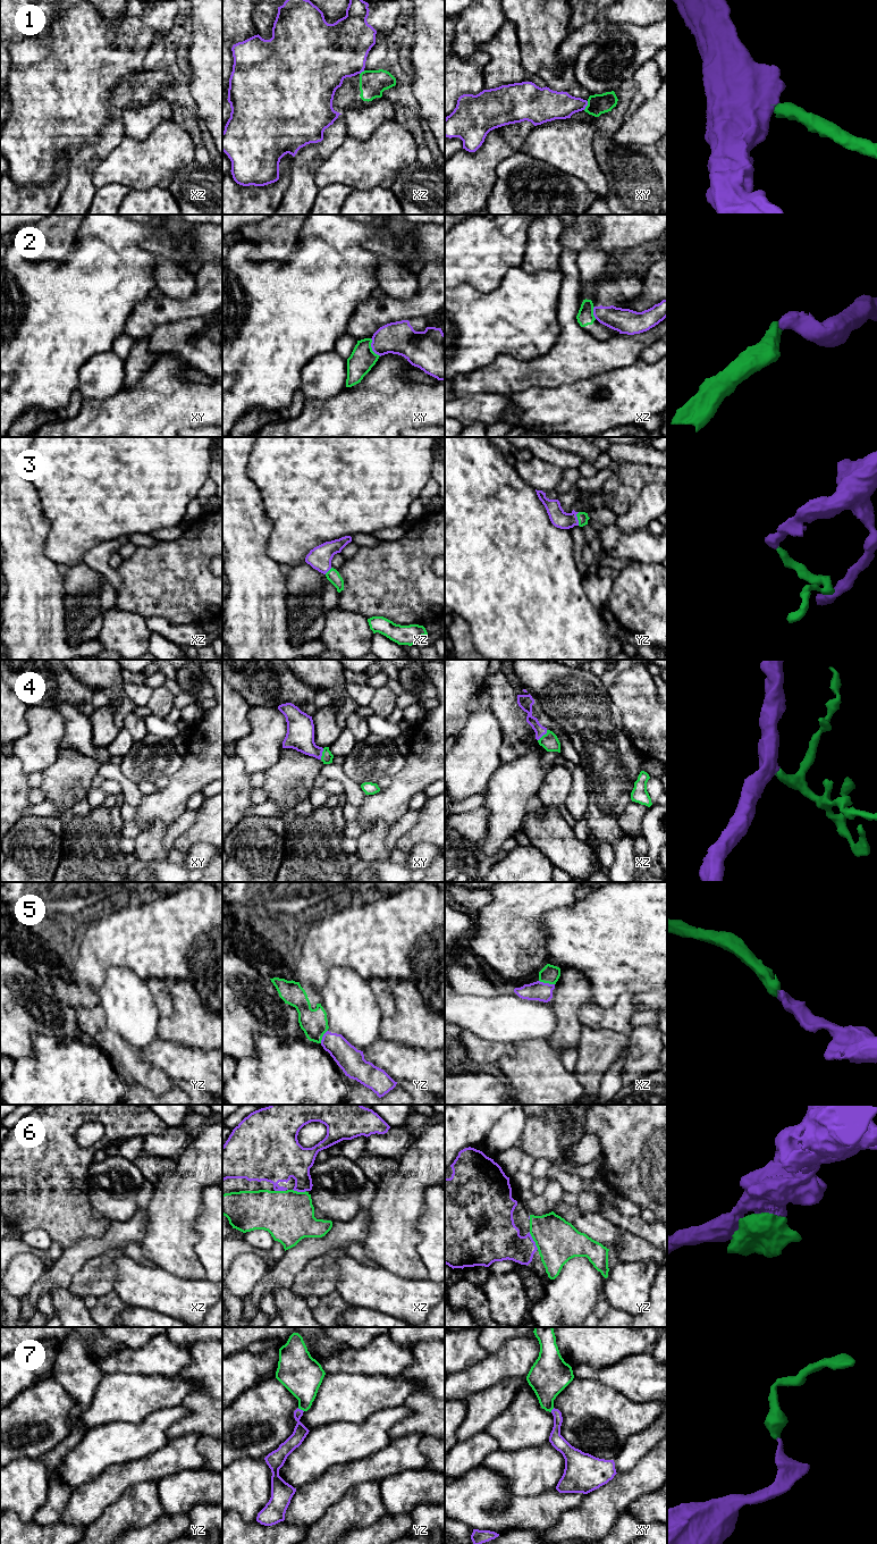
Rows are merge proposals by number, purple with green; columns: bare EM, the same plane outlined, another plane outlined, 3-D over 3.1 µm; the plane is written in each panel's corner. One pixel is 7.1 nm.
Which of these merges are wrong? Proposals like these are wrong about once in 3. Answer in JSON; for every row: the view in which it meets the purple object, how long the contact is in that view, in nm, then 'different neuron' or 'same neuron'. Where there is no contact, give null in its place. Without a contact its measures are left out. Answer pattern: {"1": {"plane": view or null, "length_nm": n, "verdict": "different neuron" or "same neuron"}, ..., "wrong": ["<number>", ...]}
{"1": {"plane": "xy", "length_nm": 70, "verdict": "different neuron"}, "2": {"plane": "xy", "length_nm": 150, "verdict": "different neuron"}, "3": {"plane": "yz", "length_nm": 100, "verdict": "same neuron"}, "4": {"plane": "xz", "length_nm": 100, "verdict": "same neuron"}, "5": {"plane": "xz", "length_nm": 120, "verdict": "same neuron"}, "6": {"plane": "yz", "length_nm": 140, "verdict": "same neuron"}, "7": {"plane": "yz", "length_nm": 50, "verdict": "same neuron"}, "wrong": ["1", "2"]}

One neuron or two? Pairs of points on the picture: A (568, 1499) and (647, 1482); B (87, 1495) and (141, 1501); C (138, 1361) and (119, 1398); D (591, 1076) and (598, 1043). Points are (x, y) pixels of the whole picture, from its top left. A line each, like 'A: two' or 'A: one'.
A: two
B: two
C: two
D: one

